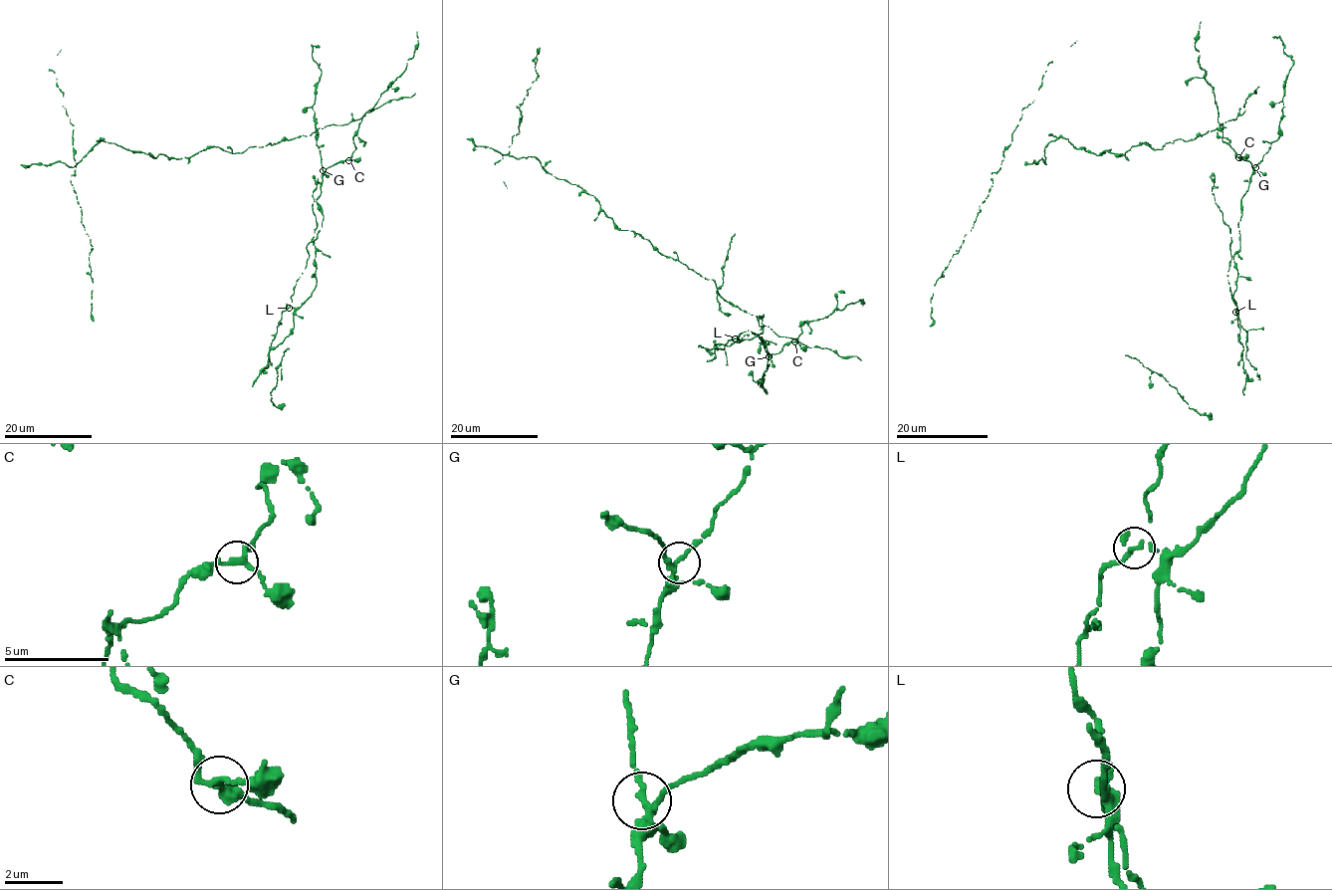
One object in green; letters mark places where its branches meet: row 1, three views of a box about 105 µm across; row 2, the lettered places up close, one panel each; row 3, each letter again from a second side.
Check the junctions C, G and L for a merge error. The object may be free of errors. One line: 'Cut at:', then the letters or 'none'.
Cut at: L

